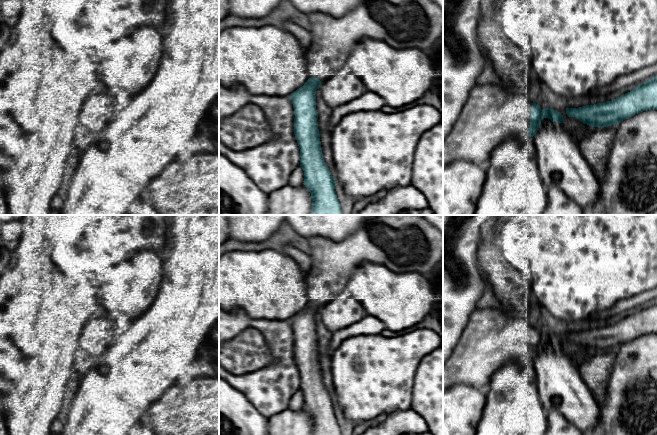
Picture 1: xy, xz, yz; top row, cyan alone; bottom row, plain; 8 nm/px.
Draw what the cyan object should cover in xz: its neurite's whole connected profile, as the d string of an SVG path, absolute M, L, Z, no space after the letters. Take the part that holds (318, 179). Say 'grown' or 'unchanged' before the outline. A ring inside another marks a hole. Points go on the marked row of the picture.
grown | M362 0L356 7L342 17L333 17L326 13L306 13L310 23L312 41L306 53L308 81L294 91L290 97L294 108L294 135L300 149L300 166L304 171L304 185L312 197L311 215L343 215L341 205L335 191L336 181L323 159L323 153L318 129L318 112L316 109L316 90L323 81L331 78L344 68L347 57L356 44L365 38L385 42L392 48L404 50L429 48L443 34L443 10L432 0Z

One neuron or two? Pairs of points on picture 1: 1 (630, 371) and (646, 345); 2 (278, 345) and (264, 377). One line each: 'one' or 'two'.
1: one
2: one

